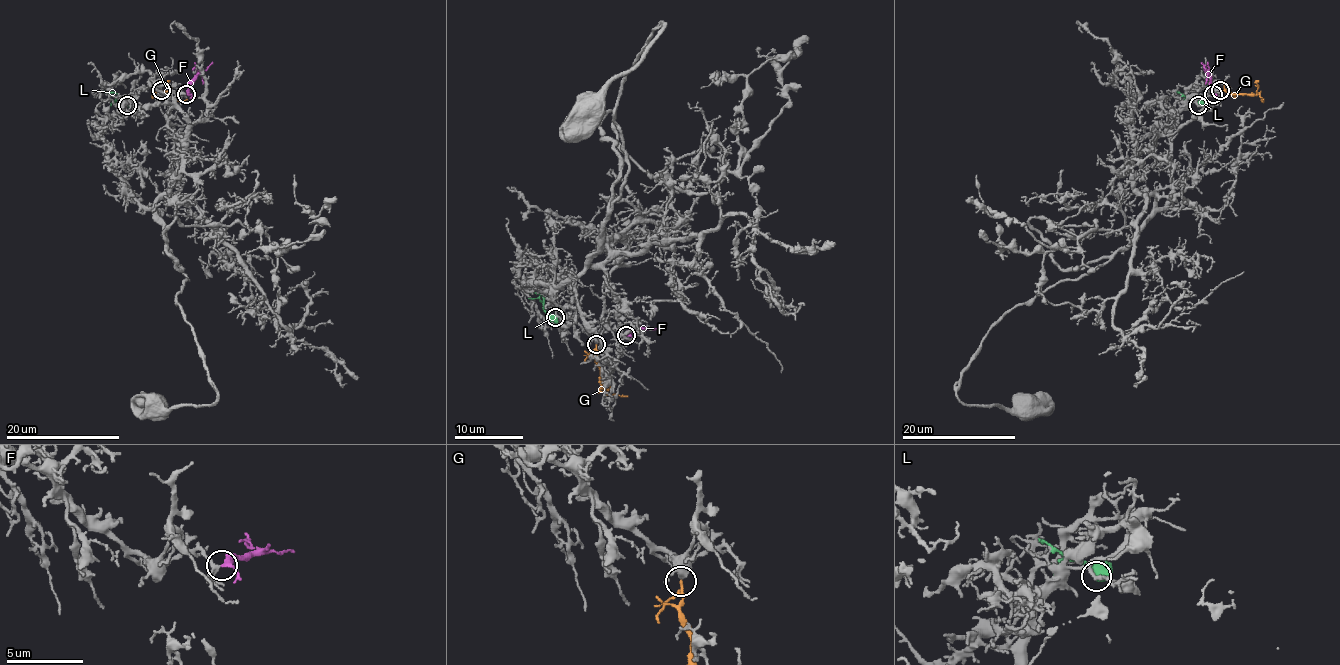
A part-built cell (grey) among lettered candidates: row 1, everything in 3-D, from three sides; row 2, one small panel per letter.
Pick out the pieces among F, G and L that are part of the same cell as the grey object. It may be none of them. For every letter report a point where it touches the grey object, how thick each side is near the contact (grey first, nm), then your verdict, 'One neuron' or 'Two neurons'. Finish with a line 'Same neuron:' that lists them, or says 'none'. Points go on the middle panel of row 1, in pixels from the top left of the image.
F: Touches grey at (626, 335). Thickness 150 nm (grey) against 240 nm. One neuron
G: Touches grey at (596, 344). Thickness 440 nm (grey) against 110 nm. One neuron
L: Touches grey at (555, 317). Thickness 190 nm (grey) against 550 nm. Two neurons
Same neuron: F, G

